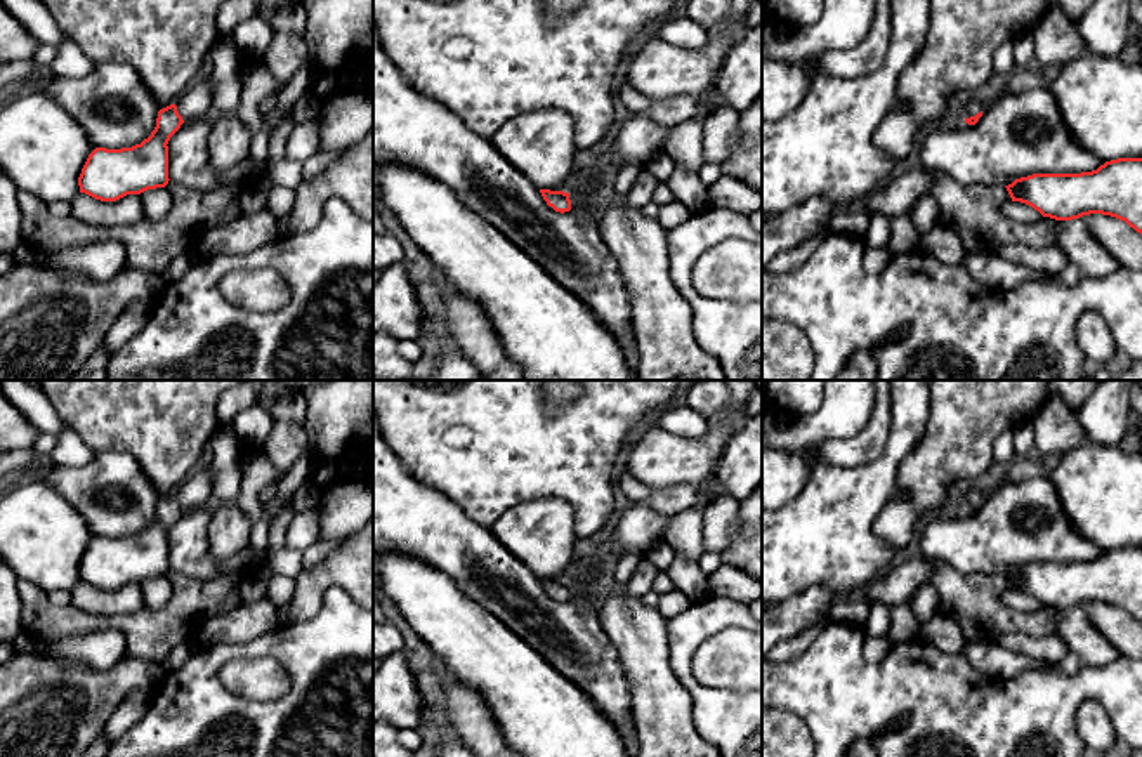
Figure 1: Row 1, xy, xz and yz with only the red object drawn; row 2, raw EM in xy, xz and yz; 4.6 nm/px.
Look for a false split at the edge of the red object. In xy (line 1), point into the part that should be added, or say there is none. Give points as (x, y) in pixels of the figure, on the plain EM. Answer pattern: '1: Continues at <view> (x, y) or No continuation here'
1: Continues at xy (195, 492)

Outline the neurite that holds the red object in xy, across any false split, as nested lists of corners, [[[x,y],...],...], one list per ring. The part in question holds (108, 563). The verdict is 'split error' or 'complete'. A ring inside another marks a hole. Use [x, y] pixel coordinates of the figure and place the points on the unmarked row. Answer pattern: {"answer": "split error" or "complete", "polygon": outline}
{"answer": "split error", "polygon": [[[205,469],[186,479],[175,493],[158,500],[156,516],[148,528],[132,536],[95,536],[78,566],[80,582],[101,590],[168,573],[168,530],[186,509],[205,507],[213,497],[213,474]]]}

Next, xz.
{"answer": "split error", "polygon": [[[633,502],[621,514],[611,538],[594,547],[599,561],[595,571],[585,571],[574,583],[540,578],[543,589],[561,602],[592,594],[597,580],[609,564],[614,564],[625,554],[635,554],[639,559],[644,559],[658,542],[665,540],[670,517],[670,514],[660,512],[644,502]]]}

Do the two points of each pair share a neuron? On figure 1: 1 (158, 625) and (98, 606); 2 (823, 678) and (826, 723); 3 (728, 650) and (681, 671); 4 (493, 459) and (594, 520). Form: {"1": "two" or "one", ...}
{"1": "two", "2": "one", "3": "two", "4": "one"}

